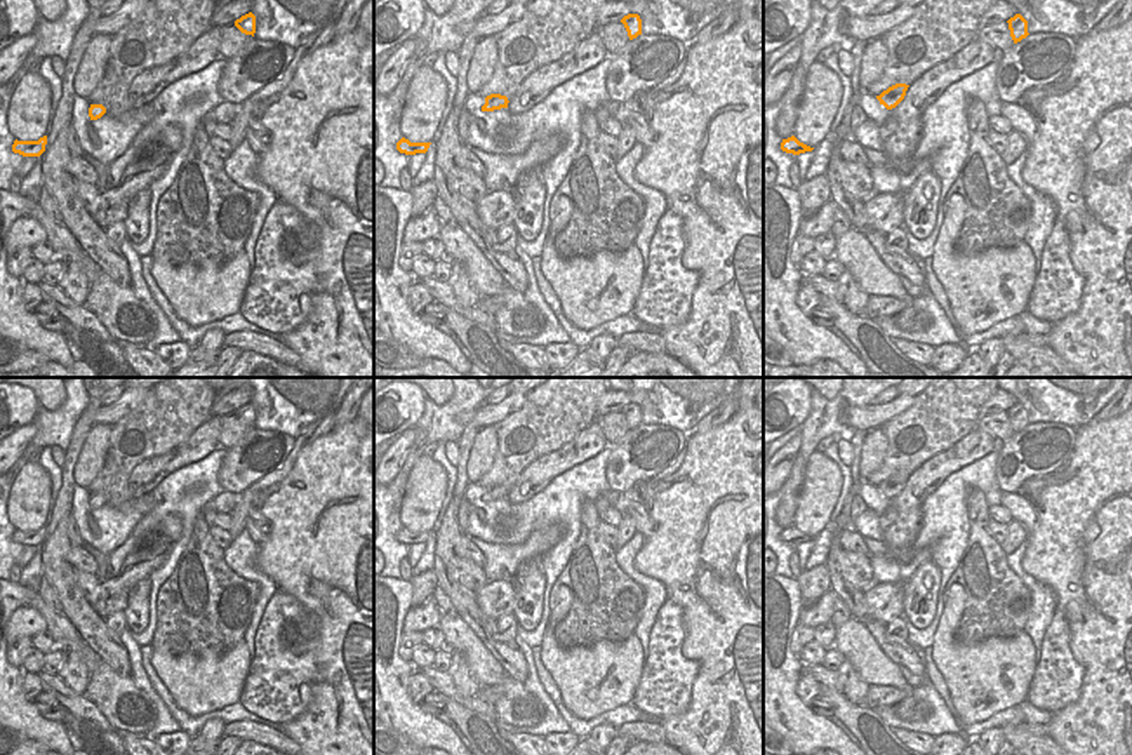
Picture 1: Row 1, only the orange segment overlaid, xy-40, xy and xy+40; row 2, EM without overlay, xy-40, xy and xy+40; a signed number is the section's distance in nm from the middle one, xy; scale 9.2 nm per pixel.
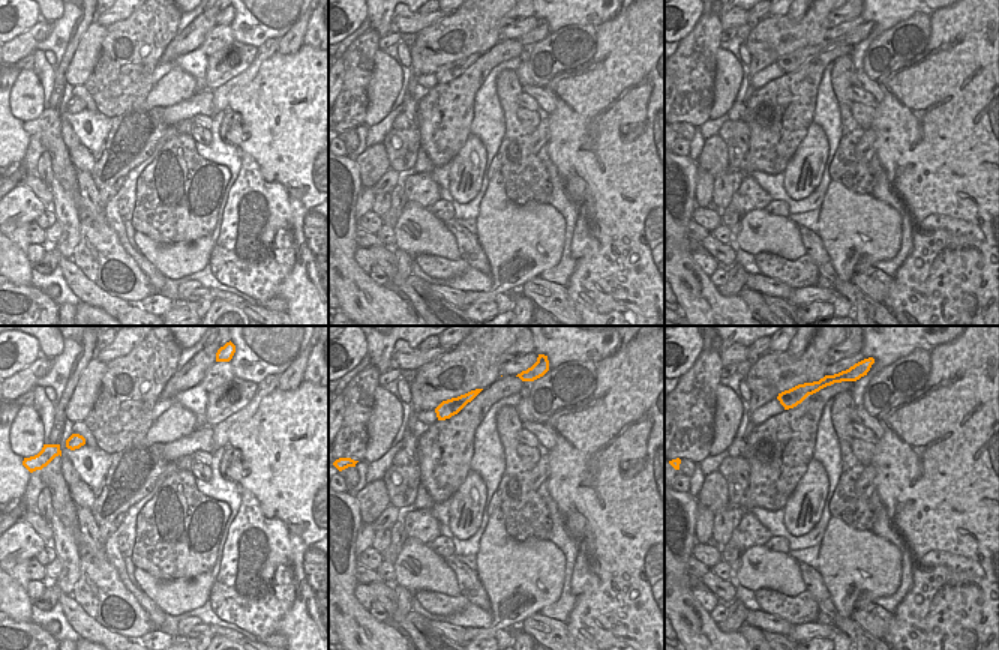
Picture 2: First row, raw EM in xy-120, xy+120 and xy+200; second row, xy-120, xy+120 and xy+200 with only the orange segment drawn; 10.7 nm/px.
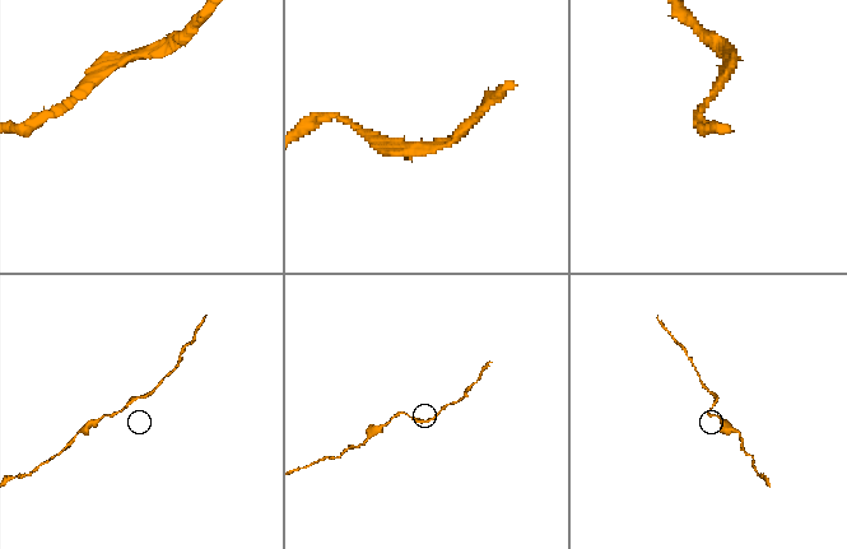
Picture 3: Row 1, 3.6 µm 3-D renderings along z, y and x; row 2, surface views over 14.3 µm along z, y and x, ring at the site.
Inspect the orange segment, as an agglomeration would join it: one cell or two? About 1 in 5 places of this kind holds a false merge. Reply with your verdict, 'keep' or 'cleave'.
keep

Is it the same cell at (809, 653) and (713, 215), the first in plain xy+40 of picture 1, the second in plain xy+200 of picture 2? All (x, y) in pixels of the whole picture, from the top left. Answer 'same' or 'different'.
same

